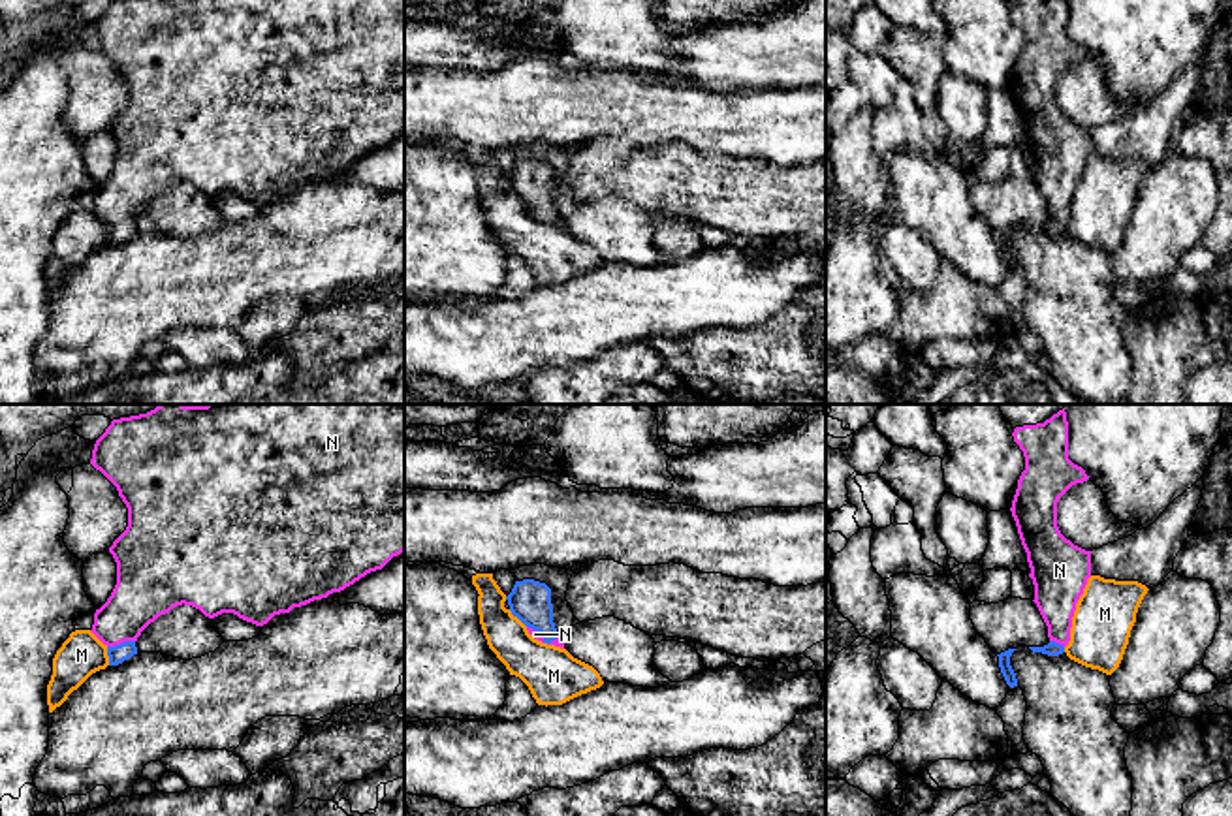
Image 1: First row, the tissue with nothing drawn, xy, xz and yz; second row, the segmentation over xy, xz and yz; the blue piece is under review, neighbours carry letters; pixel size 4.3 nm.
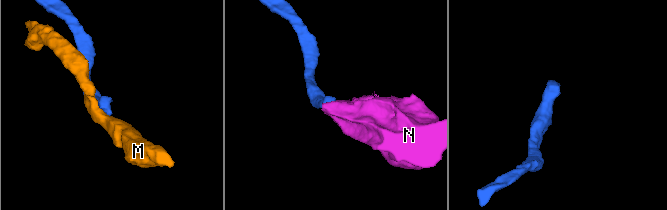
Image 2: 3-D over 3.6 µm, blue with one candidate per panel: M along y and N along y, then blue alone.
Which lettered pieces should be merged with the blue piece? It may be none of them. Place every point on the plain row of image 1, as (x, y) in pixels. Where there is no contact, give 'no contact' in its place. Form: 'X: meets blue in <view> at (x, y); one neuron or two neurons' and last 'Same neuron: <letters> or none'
M: meets blue in xz at (518, 196); two neurons
N: meets blue in xy at (121, 222); one neuron
Same neuron: N

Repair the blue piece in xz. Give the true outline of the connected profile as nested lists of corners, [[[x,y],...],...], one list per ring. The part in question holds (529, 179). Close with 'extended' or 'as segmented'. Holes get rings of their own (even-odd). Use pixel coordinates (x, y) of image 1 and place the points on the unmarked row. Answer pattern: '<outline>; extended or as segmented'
[[[515,160],[506,179],[512,194],[527,205],[534,218],[564,228],[564,218],[553,201],[551,167],[545,162]]]; extended

